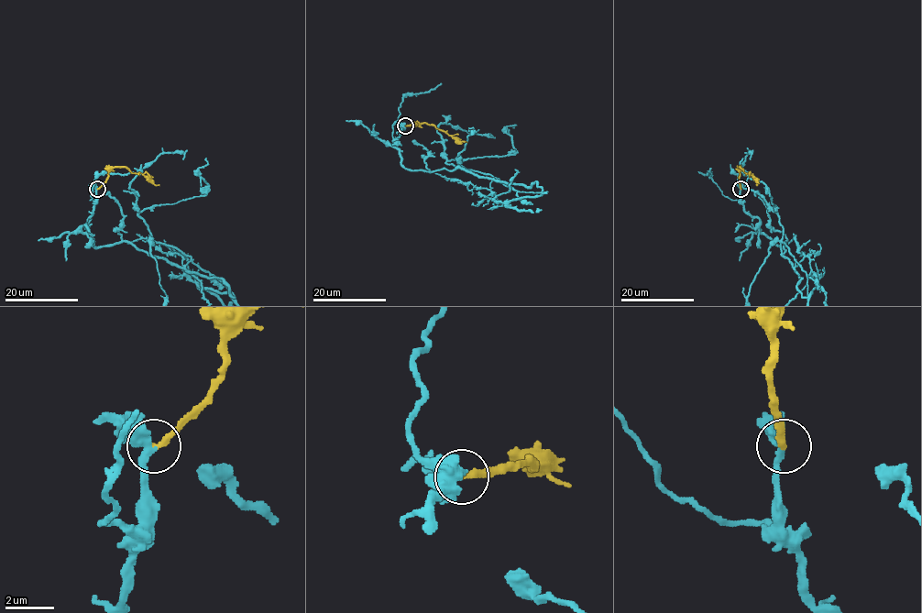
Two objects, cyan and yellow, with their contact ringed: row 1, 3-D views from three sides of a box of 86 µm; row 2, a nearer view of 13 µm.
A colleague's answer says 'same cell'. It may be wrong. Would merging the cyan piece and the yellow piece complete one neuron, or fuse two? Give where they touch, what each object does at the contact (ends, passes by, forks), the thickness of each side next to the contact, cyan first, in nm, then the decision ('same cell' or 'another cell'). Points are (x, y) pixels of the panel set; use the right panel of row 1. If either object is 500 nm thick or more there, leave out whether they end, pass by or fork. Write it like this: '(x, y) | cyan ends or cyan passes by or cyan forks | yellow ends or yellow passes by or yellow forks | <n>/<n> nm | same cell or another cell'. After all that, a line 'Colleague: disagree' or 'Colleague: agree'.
(740, 189) | cyan passes by | yellow ends | 360/280 nm | same cell
Colleague: agree

